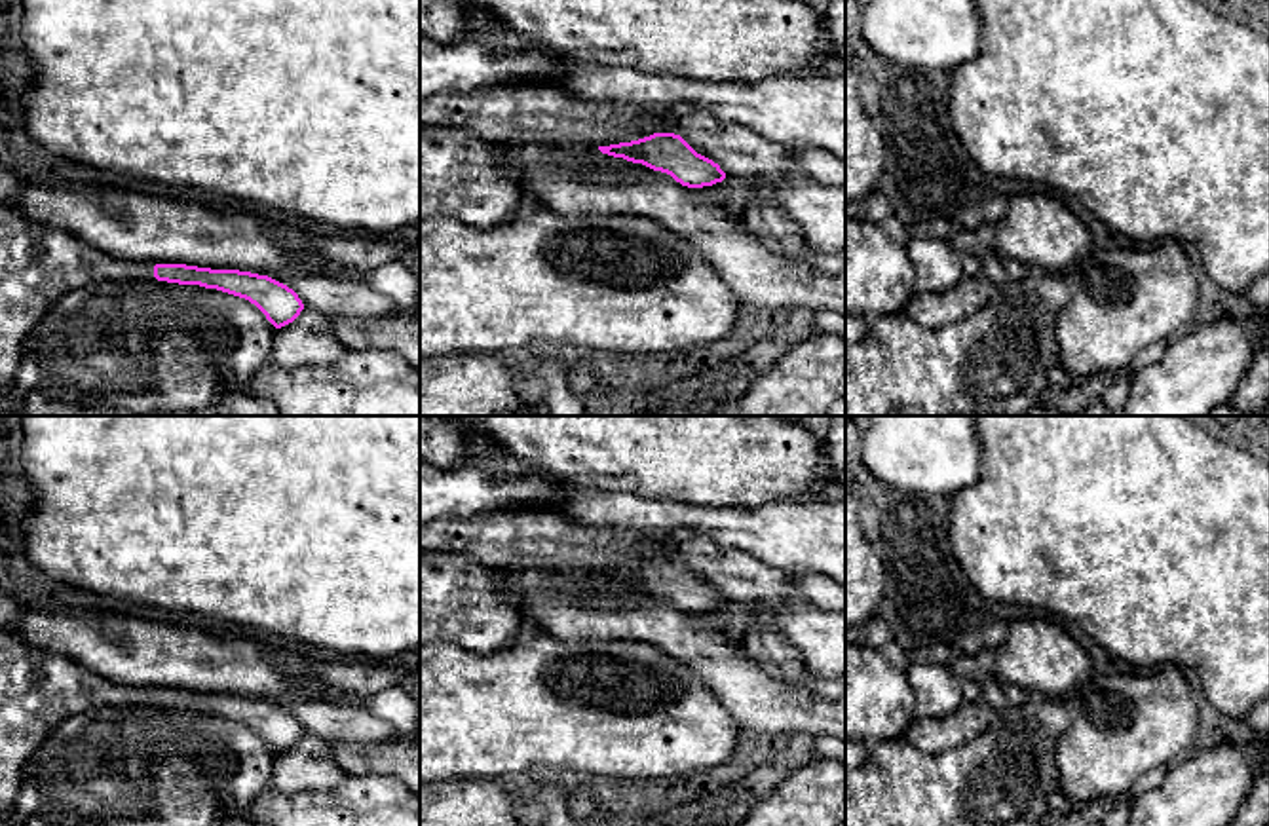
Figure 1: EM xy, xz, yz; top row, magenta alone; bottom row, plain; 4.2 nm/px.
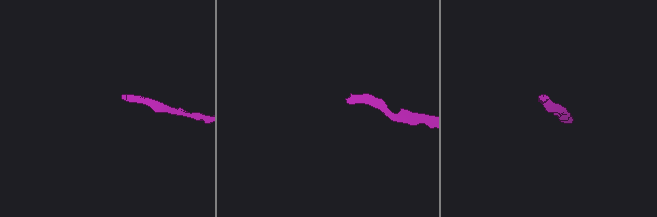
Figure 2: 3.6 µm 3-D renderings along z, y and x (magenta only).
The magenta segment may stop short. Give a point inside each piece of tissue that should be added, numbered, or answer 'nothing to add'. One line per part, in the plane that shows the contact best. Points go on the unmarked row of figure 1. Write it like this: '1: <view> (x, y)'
1: xy (37, 690)

